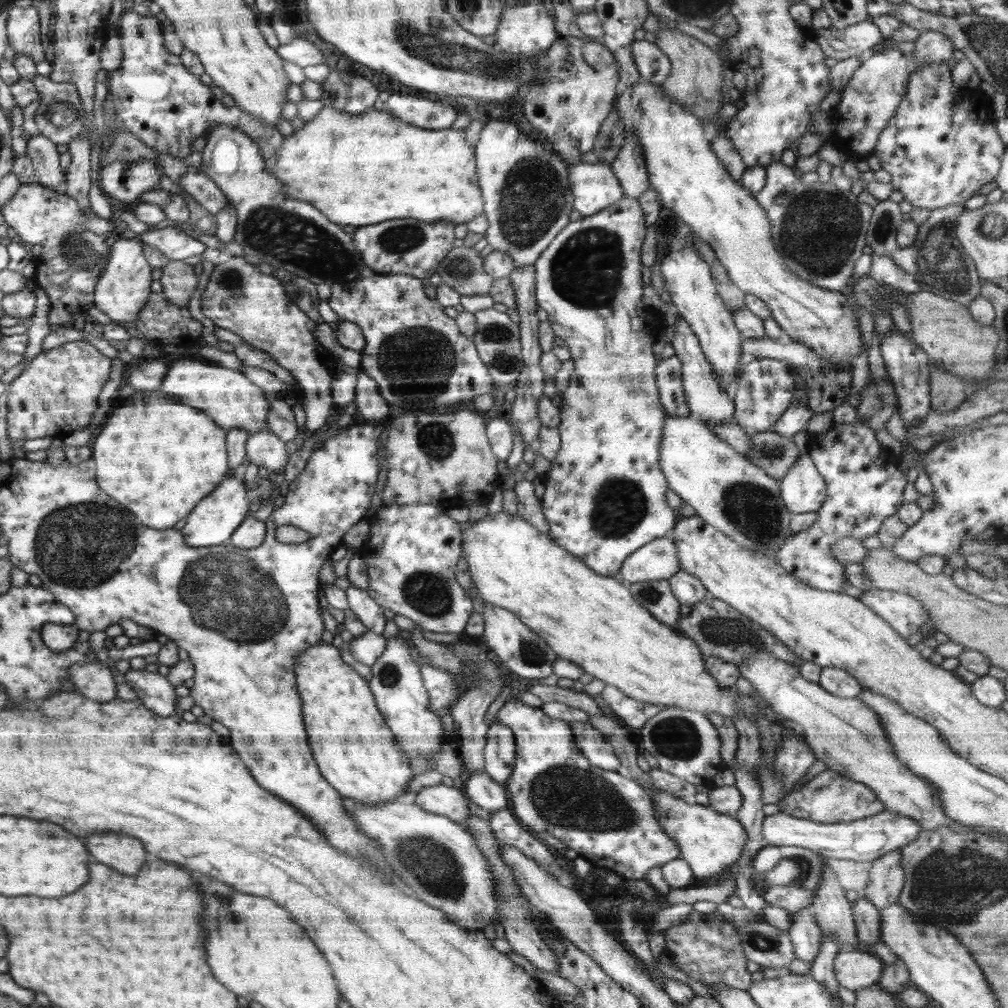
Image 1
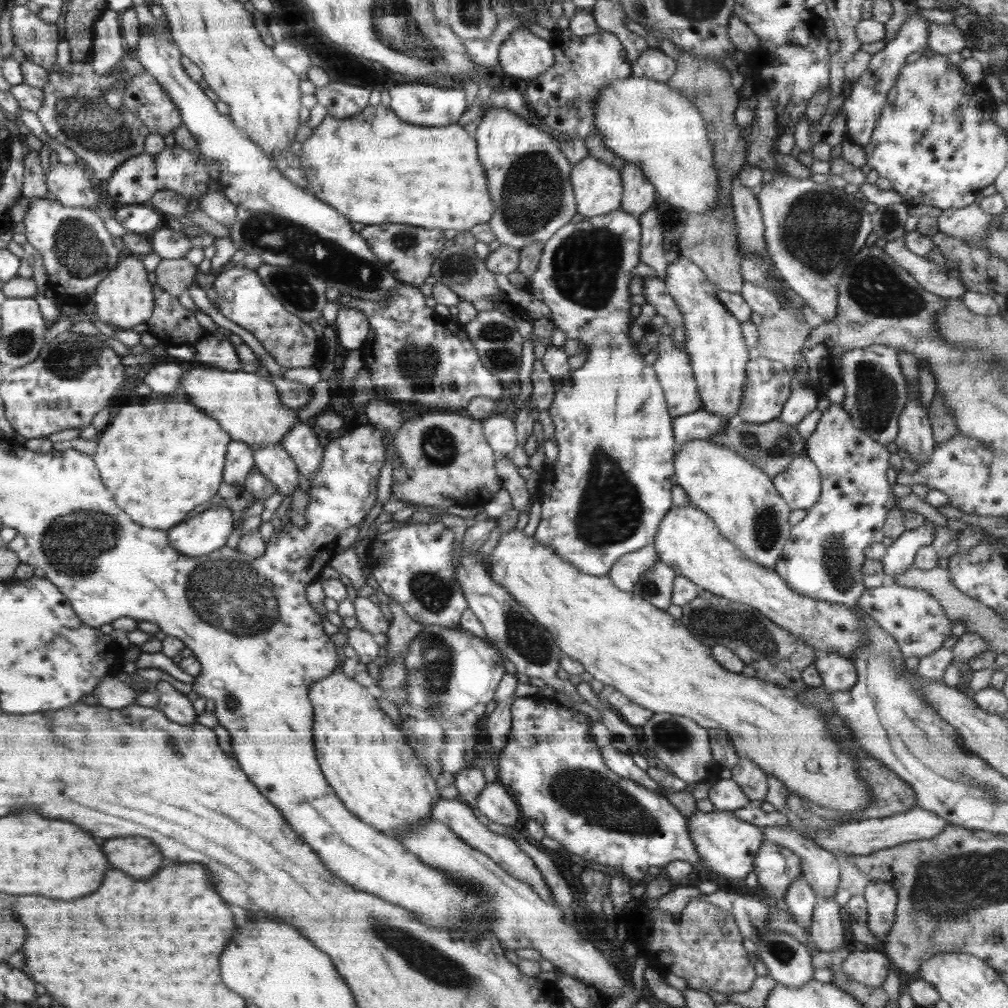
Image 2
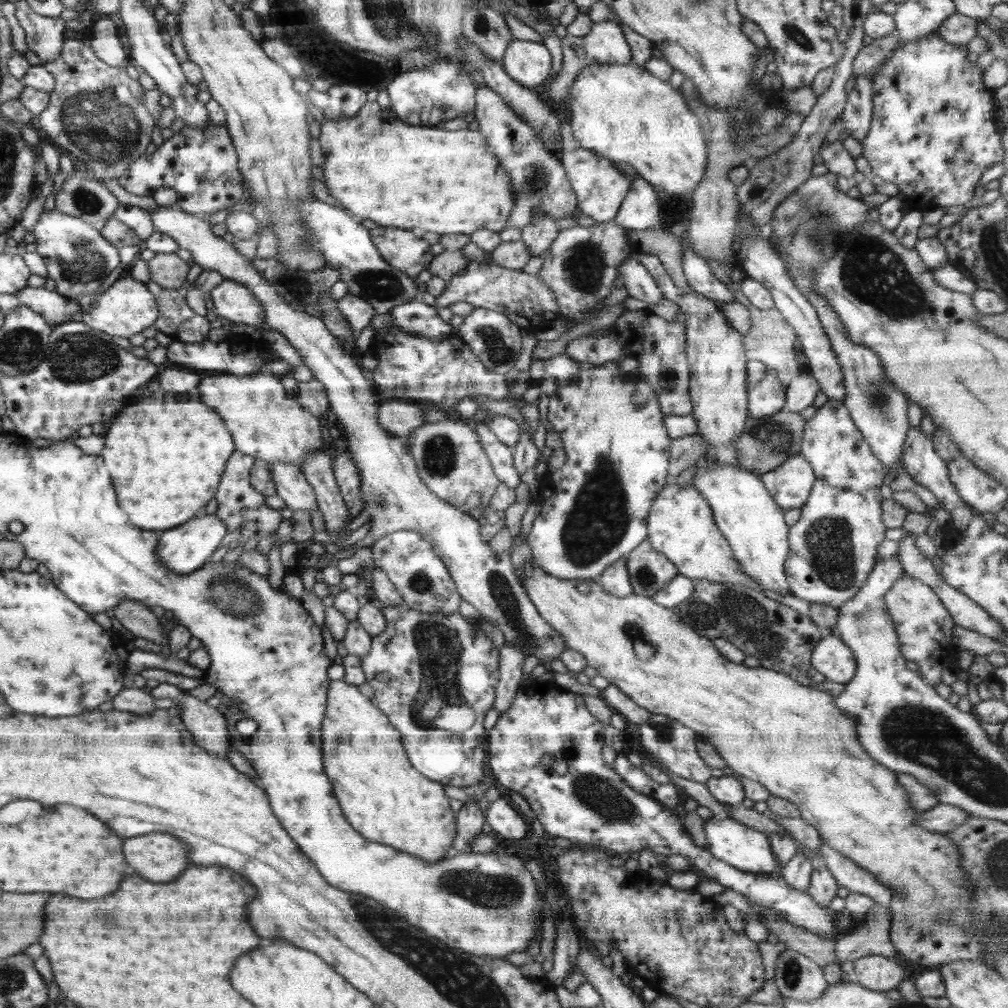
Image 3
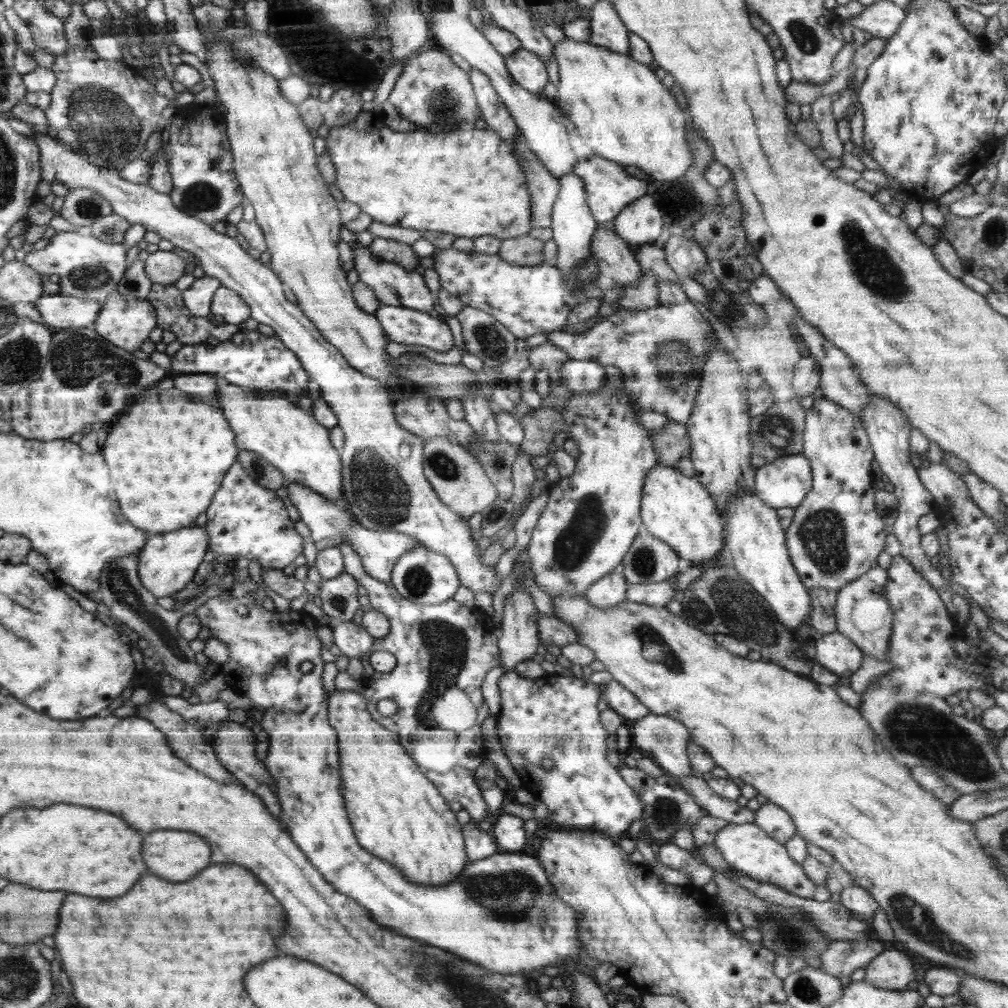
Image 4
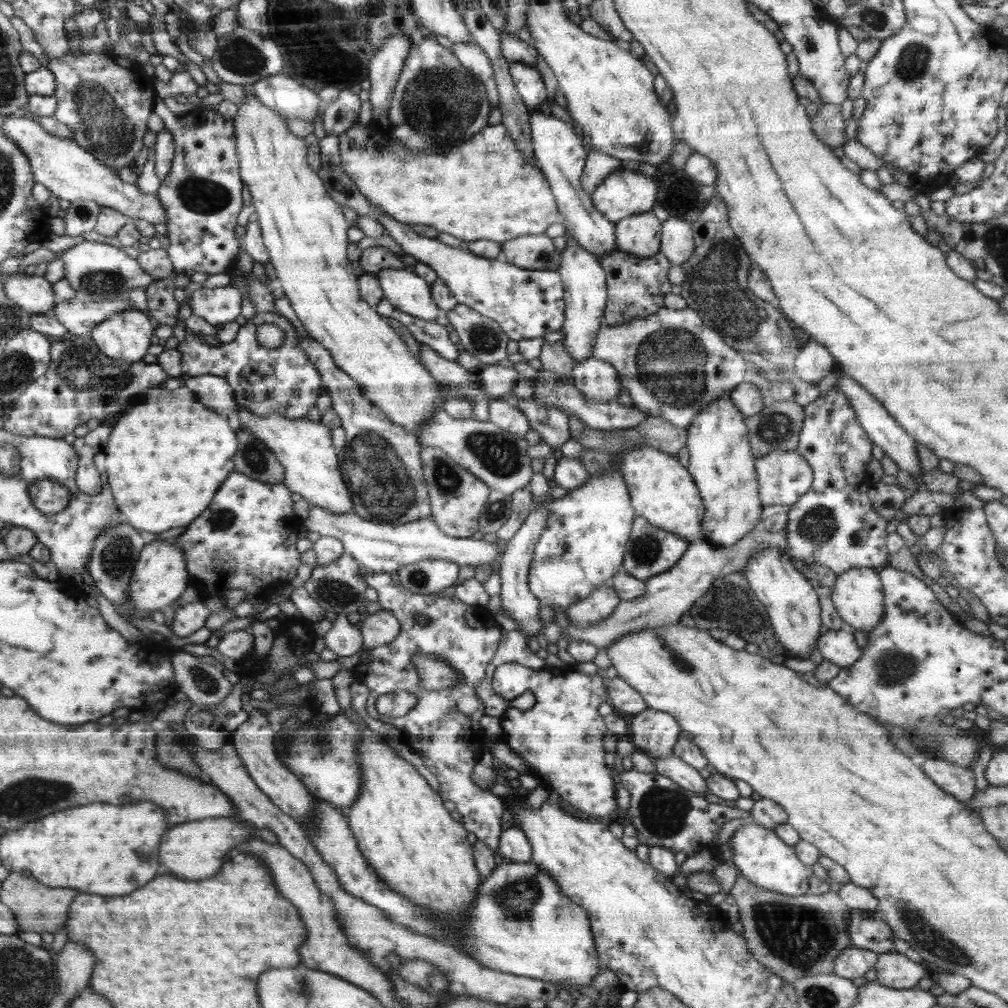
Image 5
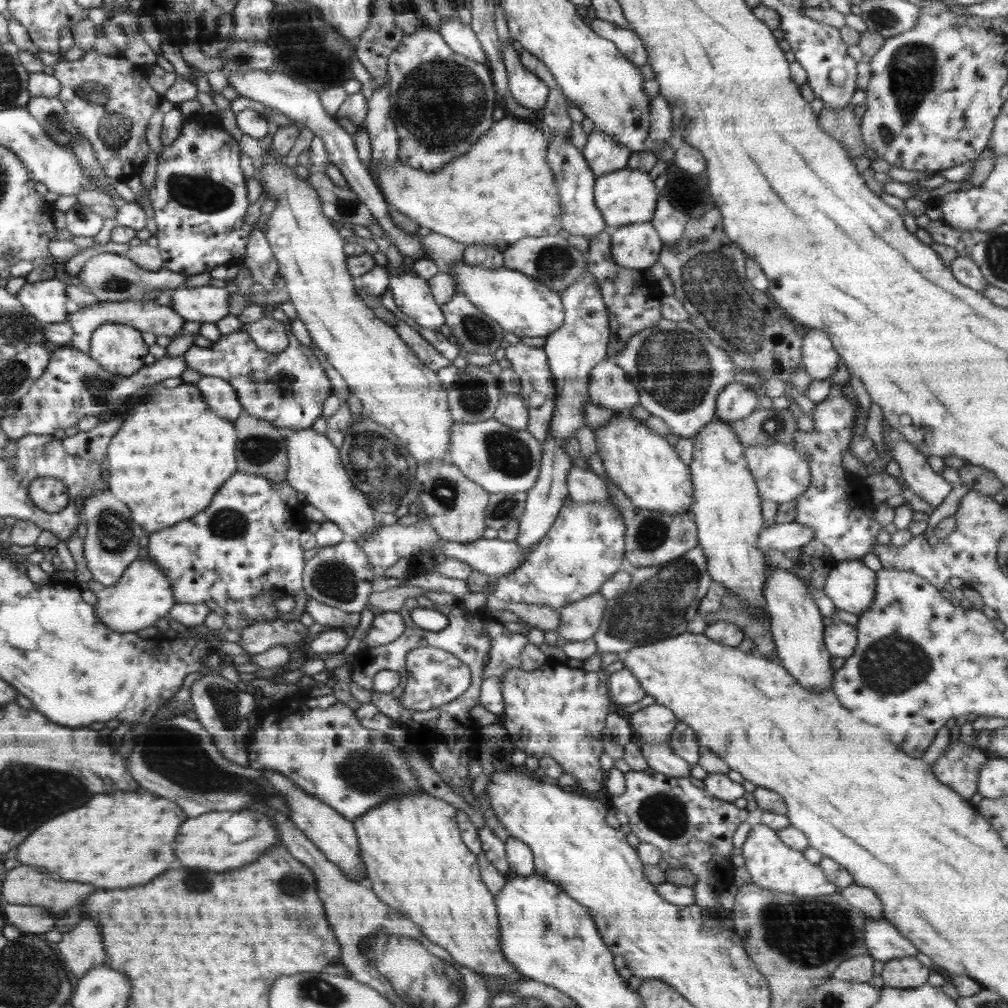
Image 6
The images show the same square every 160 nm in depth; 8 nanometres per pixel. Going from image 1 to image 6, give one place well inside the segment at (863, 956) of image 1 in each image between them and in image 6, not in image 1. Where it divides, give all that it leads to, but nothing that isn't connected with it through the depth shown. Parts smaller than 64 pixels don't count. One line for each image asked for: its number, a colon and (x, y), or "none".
2: (867, 966)
3: (878, 973)
4: (892, 970)
5: (894, 970)
6: (905, 973)

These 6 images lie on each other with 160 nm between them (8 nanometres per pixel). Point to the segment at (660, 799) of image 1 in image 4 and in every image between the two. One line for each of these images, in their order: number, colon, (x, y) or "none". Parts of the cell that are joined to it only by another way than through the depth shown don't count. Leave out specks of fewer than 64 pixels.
2: (726, 845)
3: (749, 850)
4: (746, 847)

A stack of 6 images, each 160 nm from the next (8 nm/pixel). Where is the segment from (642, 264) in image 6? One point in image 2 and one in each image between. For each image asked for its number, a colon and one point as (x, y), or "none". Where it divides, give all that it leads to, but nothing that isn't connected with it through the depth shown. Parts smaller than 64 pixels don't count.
2: (639, 195)
3: (639, 211)
4: (640, 223)
5: (639, 234)

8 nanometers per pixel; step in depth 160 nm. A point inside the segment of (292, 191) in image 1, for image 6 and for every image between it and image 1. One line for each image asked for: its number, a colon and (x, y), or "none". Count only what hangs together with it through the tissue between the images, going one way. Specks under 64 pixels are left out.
2: (372, 167)
3: (382, 169)
4: (469, 184)
5: (482, 190)
6: (502, 190)

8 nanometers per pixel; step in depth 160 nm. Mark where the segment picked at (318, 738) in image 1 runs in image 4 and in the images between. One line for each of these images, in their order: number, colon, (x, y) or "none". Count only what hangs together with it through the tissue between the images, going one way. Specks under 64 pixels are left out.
2: (365, 758)
3: (383, 797)
4: (397, 814)

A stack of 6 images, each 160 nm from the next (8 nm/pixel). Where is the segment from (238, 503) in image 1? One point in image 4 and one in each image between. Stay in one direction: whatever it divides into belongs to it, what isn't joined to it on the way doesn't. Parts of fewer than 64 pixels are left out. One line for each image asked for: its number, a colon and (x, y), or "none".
2: (207, 532)
3: (183, 550)
4: (169, 560)

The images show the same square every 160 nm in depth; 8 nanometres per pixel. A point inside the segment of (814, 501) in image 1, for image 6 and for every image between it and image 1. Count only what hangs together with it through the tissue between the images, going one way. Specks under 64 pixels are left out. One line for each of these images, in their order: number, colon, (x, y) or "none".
2: (799, 485)
3: (790, 484)
4: (785, 483)
5: (784, 476)
6: (781, 473)

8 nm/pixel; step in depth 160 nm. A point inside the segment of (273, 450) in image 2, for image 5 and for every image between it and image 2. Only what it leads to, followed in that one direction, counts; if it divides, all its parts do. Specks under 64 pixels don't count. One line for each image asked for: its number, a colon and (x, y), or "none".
3: (298, 494)
4: (379, 551)
5: (379, 548)

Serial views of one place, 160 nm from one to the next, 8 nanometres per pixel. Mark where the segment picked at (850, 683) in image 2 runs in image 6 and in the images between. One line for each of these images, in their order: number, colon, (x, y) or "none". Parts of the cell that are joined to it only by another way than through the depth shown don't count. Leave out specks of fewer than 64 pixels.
3: (832, 657)
4: (837, 653)
5: (839, 647)
6: (840, 638)

